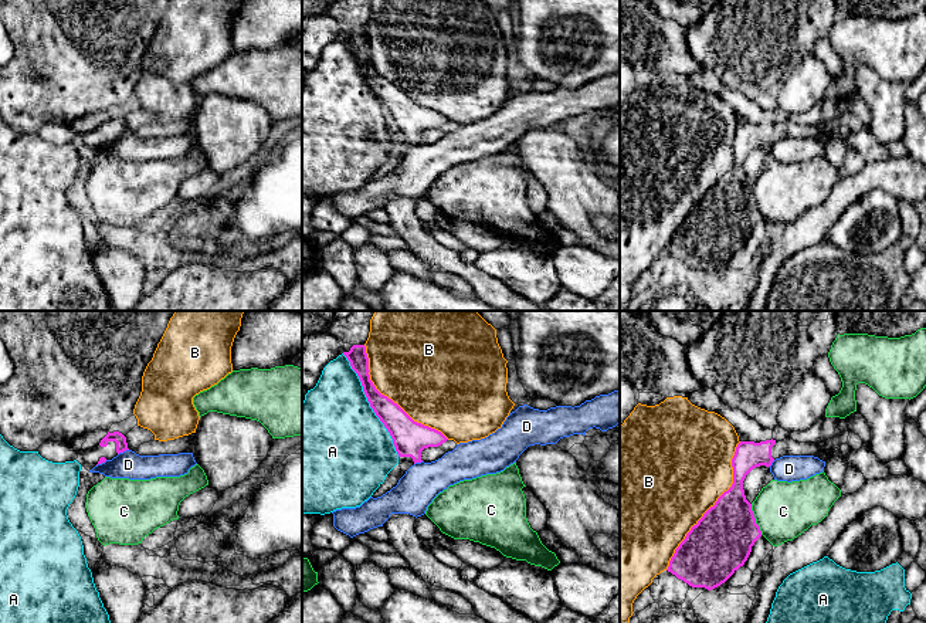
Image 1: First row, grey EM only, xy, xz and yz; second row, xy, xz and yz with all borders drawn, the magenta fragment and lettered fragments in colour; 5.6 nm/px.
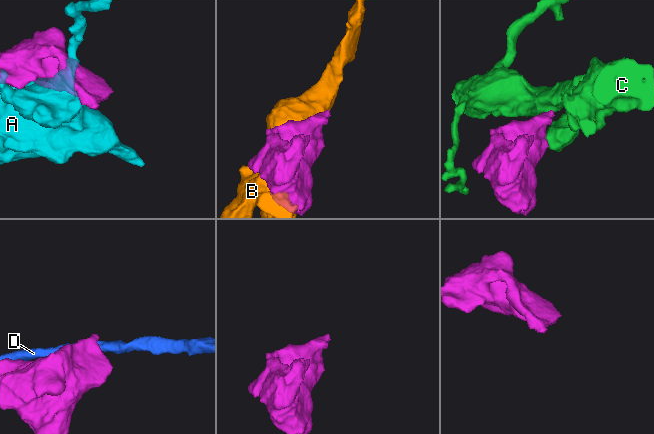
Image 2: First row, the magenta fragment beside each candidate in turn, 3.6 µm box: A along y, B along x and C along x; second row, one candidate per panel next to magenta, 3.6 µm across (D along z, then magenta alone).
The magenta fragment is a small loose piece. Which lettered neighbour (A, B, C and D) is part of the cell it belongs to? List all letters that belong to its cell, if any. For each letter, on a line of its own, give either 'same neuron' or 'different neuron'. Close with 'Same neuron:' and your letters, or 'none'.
A: different neuron
B: different neuron
C: different neuron
D: different neuron
Same neuron: none

